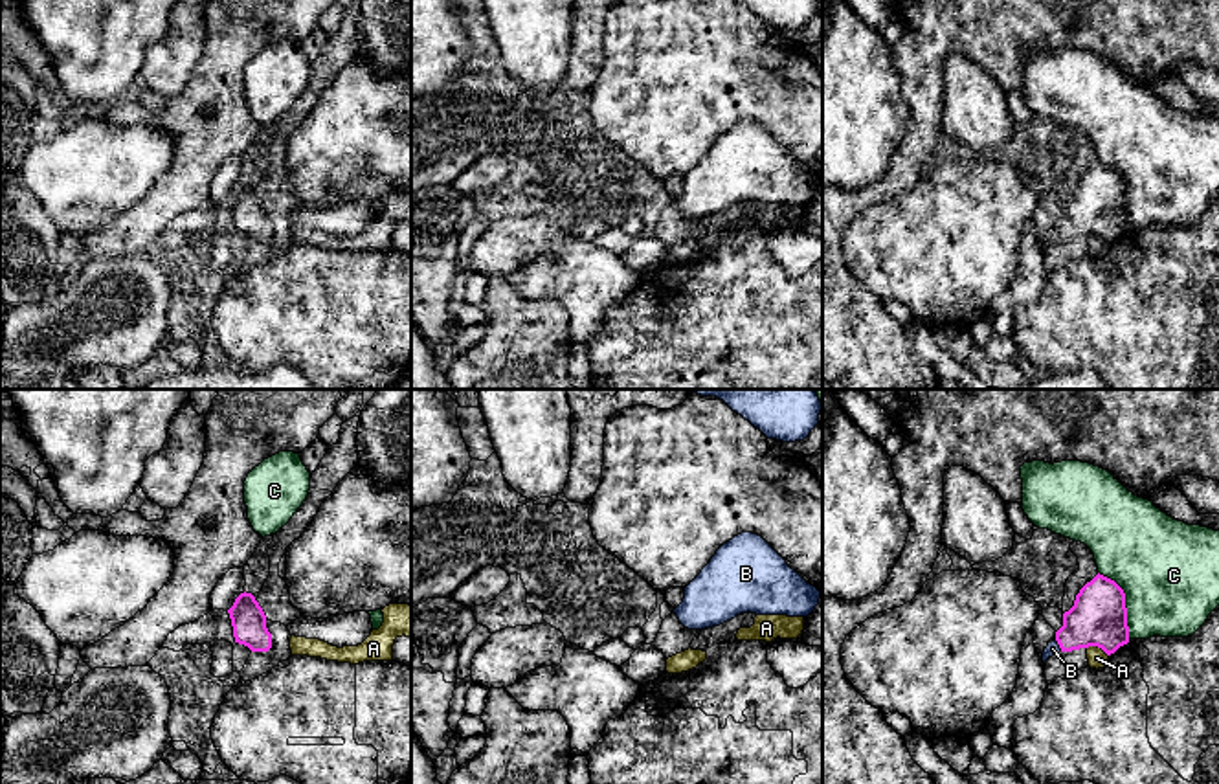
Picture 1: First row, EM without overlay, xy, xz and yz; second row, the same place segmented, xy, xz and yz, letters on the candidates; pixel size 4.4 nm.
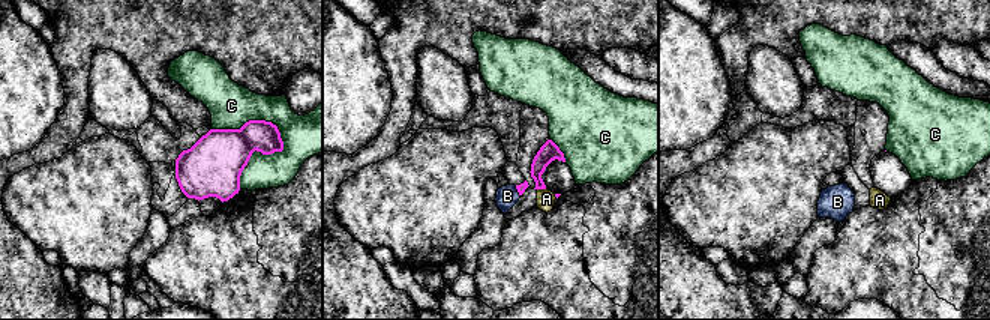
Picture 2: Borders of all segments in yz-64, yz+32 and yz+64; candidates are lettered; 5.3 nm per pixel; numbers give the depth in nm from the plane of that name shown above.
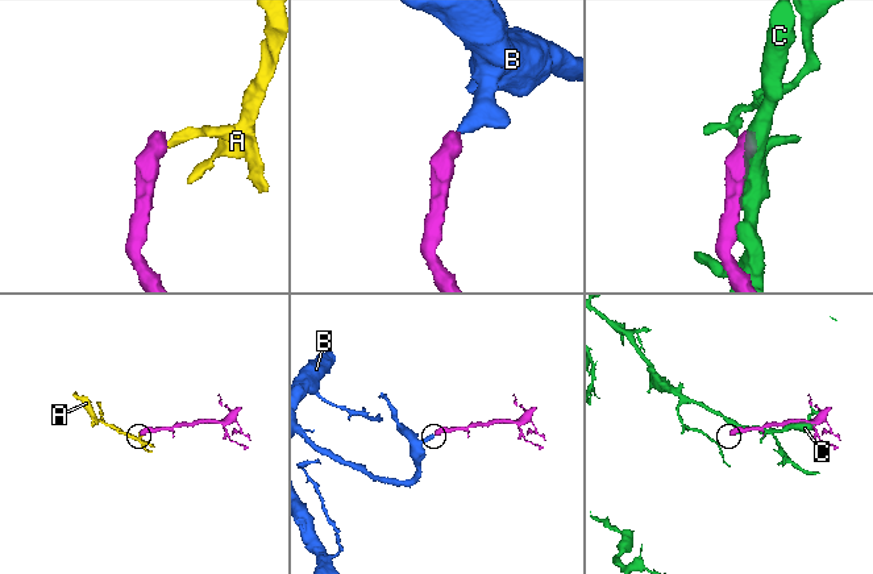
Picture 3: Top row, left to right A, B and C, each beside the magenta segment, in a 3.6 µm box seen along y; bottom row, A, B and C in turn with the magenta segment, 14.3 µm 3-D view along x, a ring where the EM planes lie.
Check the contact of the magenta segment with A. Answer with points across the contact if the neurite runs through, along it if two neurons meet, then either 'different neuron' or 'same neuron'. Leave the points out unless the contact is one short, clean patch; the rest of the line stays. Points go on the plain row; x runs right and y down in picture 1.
border yz (1087, 235), (1098, 235), (1107, 245); different neuron

